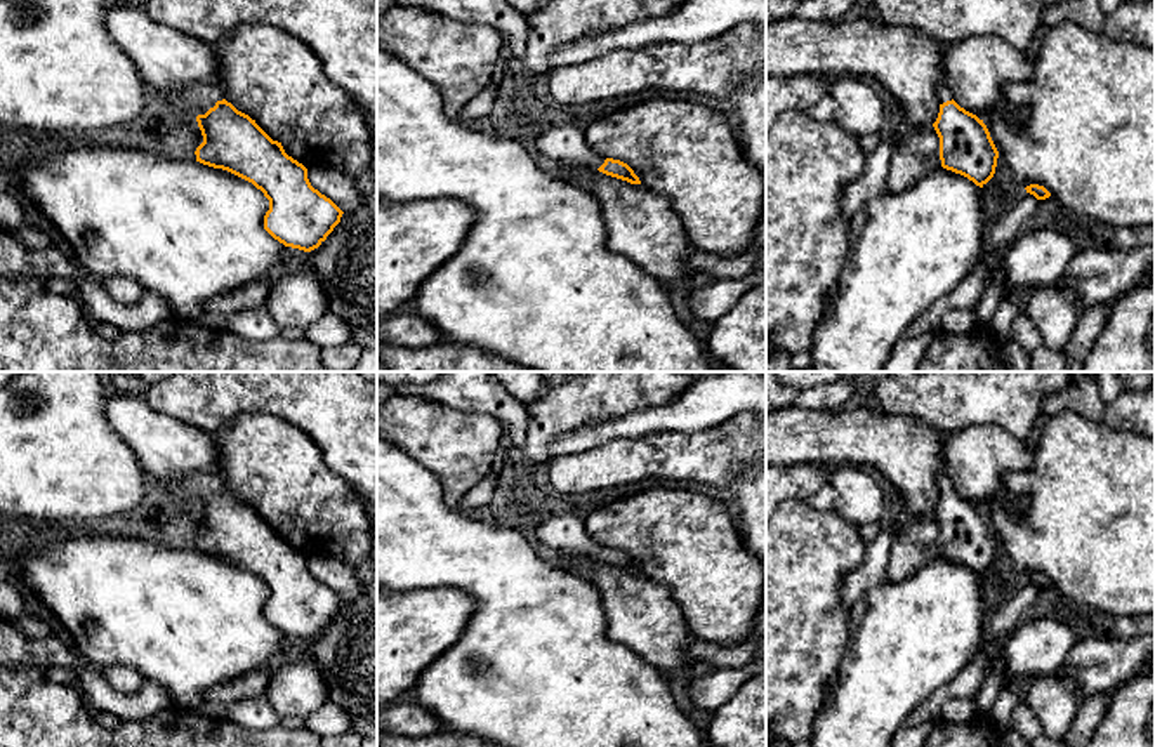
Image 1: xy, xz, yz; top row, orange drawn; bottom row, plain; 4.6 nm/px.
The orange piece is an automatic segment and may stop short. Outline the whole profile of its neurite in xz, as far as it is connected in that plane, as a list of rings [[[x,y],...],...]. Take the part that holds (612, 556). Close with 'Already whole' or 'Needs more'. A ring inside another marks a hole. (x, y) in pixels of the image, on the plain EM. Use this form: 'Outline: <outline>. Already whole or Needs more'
Outline: [[[552,509],[528,523],[526,528],[551,554],[566,552],[597,558],[606,565],[641,573],[627,552],[596,542],[587,533],[585,521],[568,509]]]. Needs more

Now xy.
Outline: [[[219,473],[182,479],[153,479],[163,502],[196,506],[203,532],[196,551],[228,559],[264,582],[269,599],[264,618],[285,636],[311,641],[340,611],[342,599],[307,568],[307,558],[288,545],[248,504],[224,488]]]. Needs more

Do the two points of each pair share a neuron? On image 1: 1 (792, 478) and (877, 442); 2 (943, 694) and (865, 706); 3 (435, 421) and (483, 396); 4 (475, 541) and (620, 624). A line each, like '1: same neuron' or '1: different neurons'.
1: different neurons
2: different neurons
3: different neurons
4: different neurons

